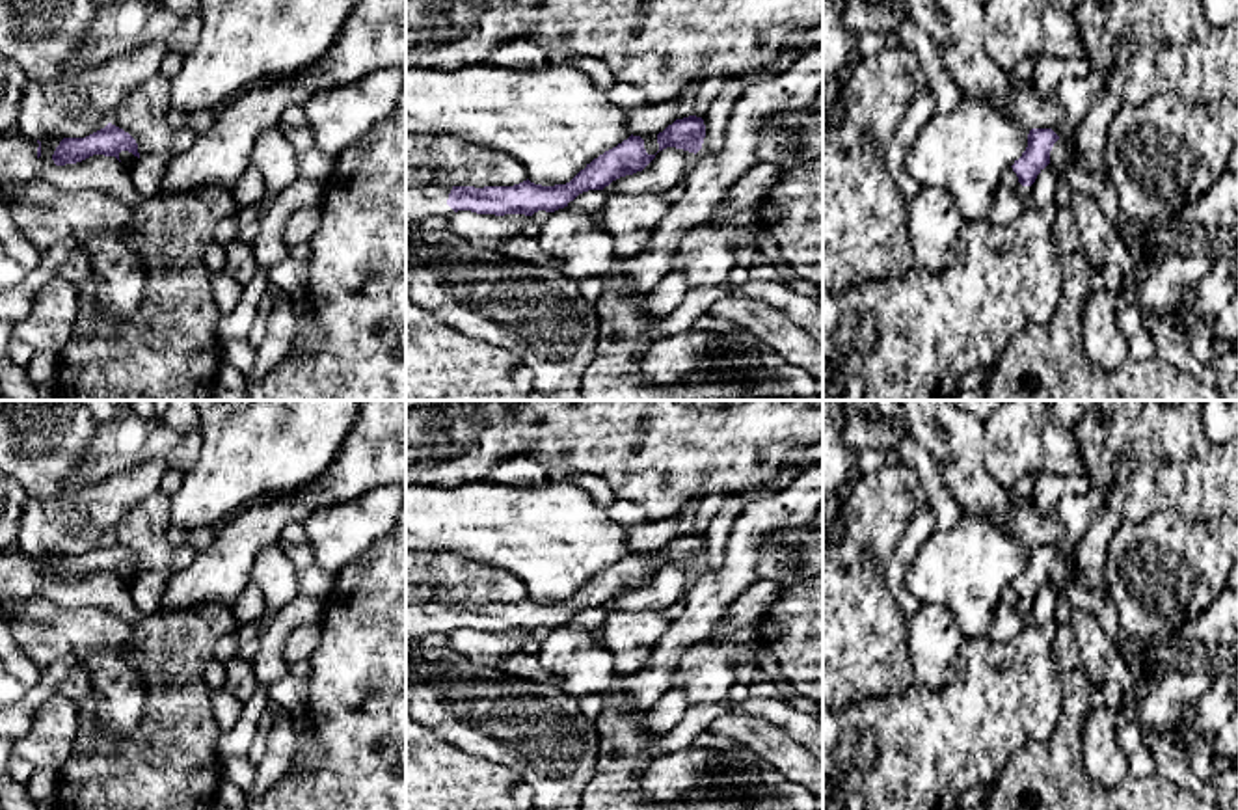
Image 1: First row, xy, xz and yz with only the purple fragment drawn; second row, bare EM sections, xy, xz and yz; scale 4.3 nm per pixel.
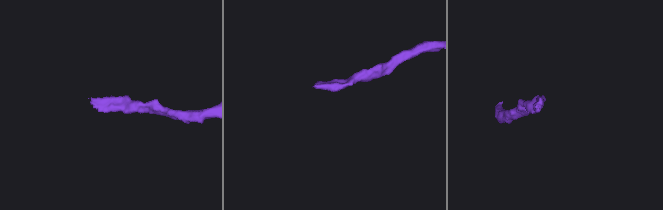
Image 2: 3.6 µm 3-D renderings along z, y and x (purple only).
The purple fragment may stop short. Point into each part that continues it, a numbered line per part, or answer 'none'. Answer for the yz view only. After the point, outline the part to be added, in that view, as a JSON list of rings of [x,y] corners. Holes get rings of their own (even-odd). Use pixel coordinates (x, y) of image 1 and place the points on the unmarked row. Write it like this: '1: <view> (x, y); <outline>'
none

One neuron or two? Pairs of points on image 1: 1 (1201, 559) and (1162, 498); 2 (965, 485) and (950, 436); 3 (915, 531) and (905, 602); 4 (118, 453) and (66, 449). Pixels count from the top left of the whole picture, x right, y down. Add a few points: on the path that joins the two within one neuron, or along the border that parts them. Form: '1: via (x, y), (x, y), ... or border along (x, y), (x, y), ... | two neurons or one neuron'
1: border along (1212, 520), (1157, 509), (1140, 522) | two neurons
2: via (965, 473), (955, 447) | one neuron
3: via (905, 548), (898, 563), (898, 585) | one neuron
4: border along (99, 421), (88, 453), (66, 475), (56, 479) | two neurons

